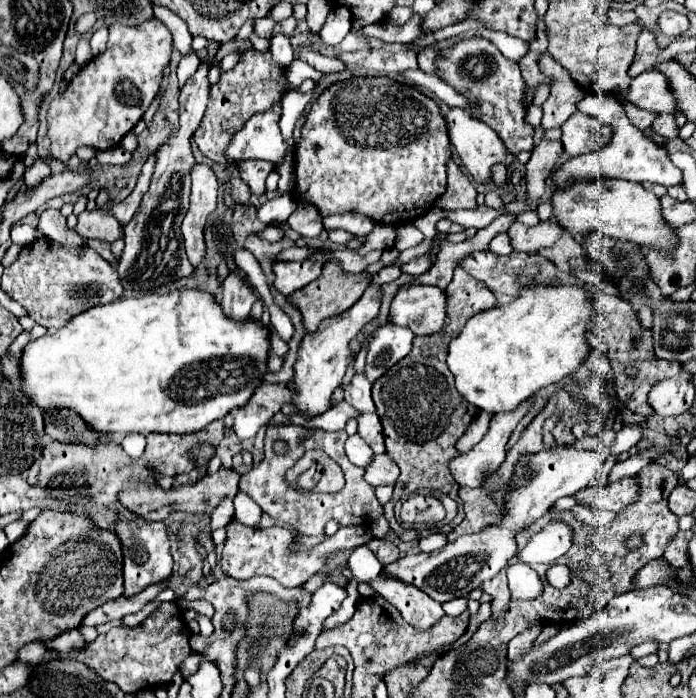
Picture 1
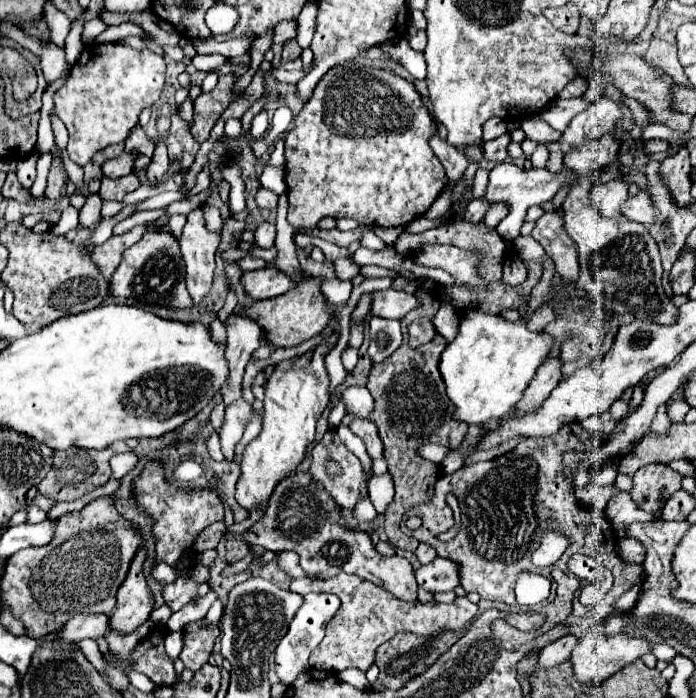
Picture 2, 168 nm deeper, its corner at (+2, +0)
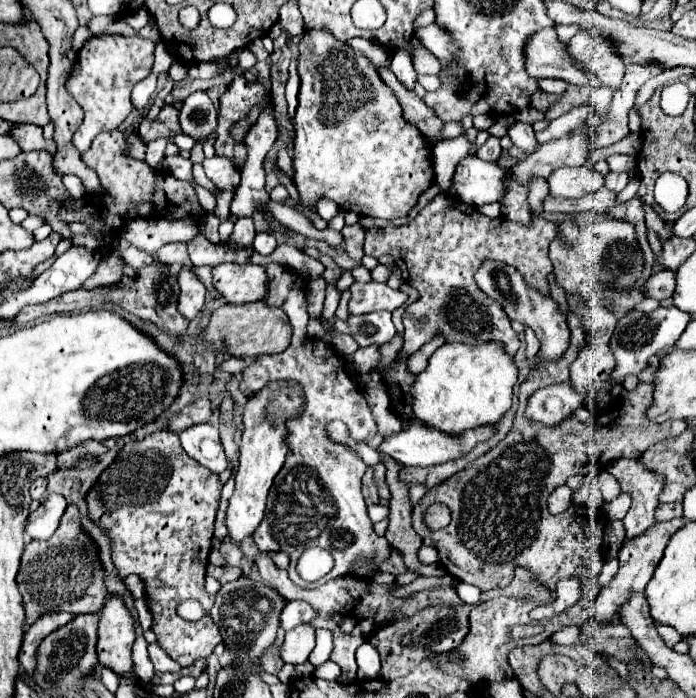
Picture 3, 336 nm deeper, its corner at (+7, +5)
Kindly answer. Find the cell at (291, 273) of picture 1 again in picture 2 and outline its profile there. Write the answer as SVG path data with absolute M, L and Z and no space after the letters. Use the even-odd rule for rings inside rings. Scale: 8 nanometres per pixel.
M269 265L259 271L243 273L241 283L243 283L245 293L255 301L257 299L271 299L271 297L283 295L289 289L293 289L293 281Z

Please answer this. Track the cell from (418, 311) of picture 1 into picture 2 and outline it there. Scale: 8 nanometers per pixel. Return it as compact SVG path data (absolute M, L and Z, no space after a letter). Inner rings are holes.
M373 291L371 297L371 315L383 319L403 319L411 309L419 307L419 301L407 291Z

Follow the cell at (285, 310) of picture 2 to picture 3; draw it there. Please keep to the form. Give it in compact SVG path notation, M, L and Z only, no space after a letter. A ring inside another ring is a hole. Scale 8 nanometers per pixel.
M262 300L248 304L222 304L218 310L212 312L204 338L214 344L214 350L220 350L226 344L232 356L254 358L260 354L284 352L292 340L292 324L286 320L282 308L268 306Z

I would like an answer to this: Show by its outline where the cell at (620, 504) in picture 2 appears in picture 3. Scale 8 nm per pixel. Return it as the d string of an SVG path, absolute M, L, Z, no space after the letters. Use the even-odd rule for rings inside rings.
M602 472L600 478L598 478L598 482L600 482L600 490L602 490L606 502L612 502L614 498L620 496L620 486L618 486L618 482L616 482L616 478L612 474Z

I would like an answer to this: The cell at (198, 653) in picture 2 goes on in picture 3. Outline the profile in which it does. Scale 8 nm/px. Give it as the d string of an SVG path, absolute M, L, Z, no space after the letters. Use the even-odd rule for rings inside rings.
M164 430L154 432L144 440L128 442L116 456L114 464L106 472L102 472L98 484L90 488L86 496L90 518L98 526L106 528L112 540L112 560L118 566L120 578L126 578L128 574L138 574L146 582L146 594L154 614L152 628L158 636L160 646L180 666L190 666L200 658L208 658L216 644L222 642L218 626L210 618L214 596L210 596L204 588L208 554L212 546L210 540L214 534L214 520L220 504L220 490L222 484L218 482L218 476L188 456L174 432ZM184 600L200 602L204 608L204 616L196 622L180 618L176 610Z

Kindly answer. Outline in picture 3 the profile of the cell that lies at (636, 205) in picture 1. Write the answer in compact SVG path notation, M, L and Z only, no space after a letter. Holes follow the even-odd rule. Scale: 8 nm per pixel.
M586 166L557 168L548 178L549 192L553 197L578 199L602 186L604 176Z

